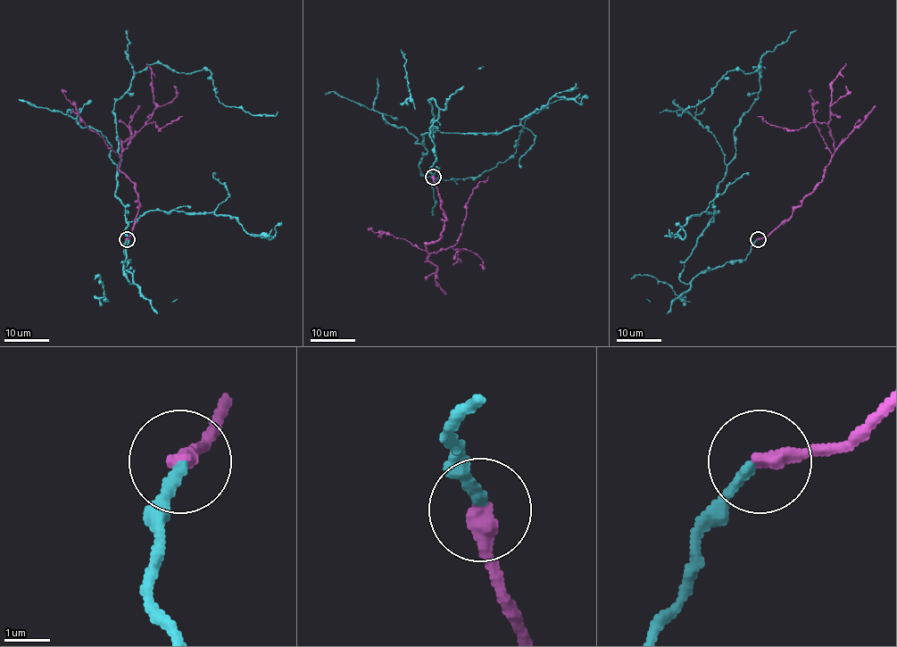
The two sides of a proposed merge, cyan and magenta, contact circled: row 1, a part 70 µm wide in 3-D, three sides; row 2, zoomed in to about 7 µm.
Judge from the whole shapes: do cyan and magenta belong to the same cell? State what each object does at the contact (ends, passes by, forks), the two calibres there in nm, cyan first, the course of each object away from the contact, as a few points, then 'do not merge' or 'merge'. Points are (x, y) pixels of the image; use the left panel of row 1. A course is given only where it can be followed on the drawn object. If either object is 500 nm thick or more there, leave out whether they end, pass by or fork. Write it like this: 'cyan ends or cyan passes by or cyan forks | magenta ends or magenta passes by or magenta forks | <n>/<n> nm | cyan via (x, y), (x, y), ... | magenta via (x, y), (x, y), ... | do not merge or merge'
cyan ends | magenta ends | 240/400 nm | cyan via (127, 238), (112, 110), (132, 77), (160, 63), (207, 69), (227, 106), (277, 111) | magenta via (127, 238), (140, 205), (136, 186), (120, 169), (120, 155), (149, 123), (155, 122), (160, 129), (182, 116) | merge

